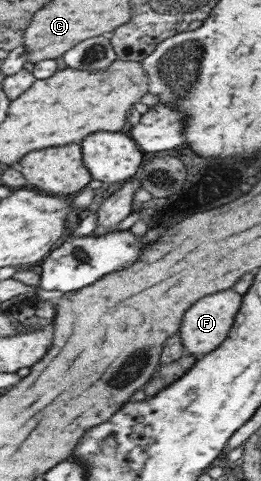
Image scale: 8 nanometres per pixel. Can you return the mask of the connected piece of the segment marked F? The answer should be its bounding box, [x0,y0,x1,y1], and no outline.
[180,289,241,357]

